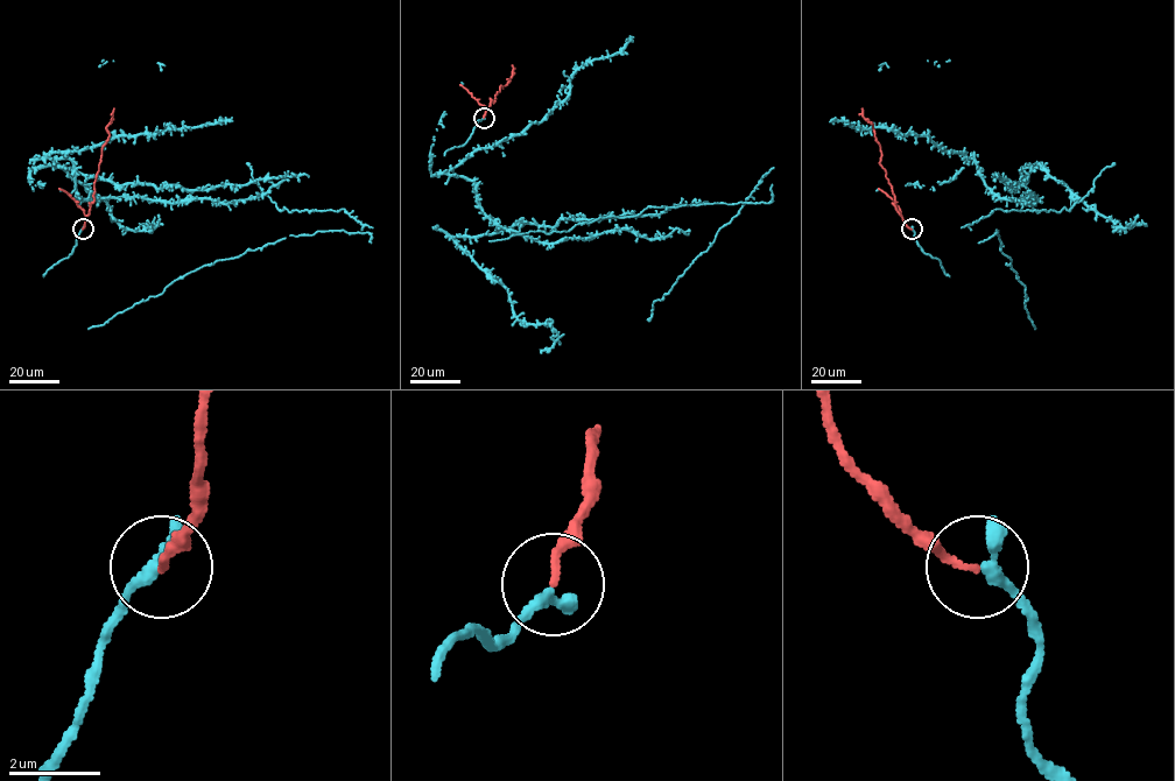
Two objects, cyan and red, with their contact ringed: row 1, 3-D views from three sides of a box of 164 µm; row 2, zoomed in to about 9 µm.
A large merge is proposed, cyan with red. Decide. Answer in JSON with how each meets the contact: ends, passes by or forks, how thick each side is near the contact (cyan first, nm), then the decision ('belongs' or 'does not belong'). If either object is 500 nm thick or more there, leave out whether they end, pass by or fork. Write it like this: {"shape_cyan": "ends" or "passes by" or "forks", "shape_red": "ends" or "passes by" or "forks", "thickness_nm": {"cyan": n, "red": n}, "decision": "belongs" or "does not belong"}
{"shape_cyan": "passes by", "shape_red": "ends", "thickness_nm": {"cyan": 240, "red": 160}, "decision": "belongs"}

